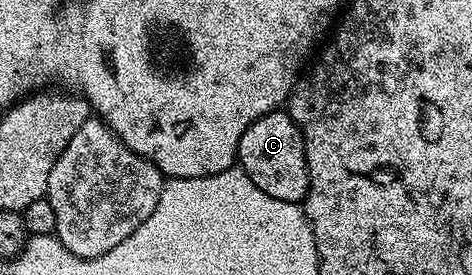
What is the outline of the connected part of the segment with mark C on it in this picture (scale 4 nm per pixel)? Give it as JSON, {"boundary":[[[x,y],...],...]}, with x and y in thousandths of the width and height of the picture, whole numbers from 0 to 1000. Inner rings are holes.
{"boundary":[[[585,400],[561,415],[544,444],[511,487],[504,607],[570,705],[570,720],[595,720],[595,735],[633,742],[650,720],[650,578],[642,487],[621,444],[617,411],[606,400]]]}

